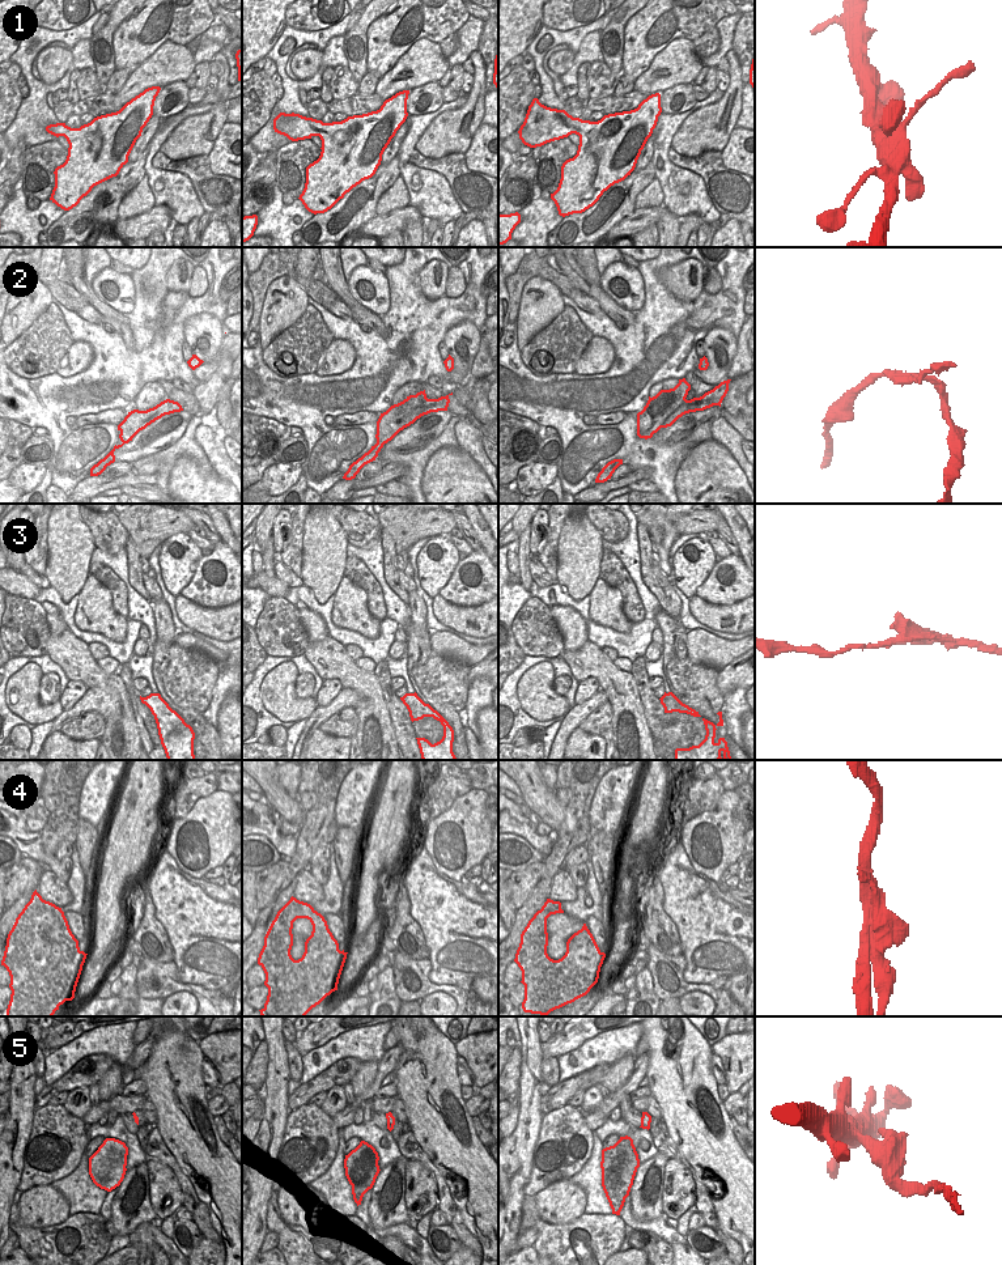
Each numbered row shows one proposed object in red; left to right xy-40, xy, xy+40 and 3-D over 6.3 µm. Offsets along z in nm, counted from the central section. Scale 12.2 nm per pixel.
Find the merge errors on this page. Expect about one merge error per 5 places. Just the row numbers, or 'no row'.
2, 3, 4, 5

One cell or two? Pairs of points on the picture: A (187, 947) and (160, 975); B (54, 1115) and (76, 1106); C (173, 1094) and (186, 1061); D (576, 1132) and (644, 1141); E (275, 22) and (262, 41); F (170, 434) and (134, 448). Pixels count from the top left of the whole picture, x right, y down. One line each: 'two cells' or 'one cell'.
A: two cells
B: two cells
C: one cell
D: two cells
E: one cell
F: one cell

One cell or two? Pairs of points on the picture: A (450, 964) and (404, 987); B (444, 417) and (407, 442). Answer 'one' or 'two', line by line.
A: two
B: one

